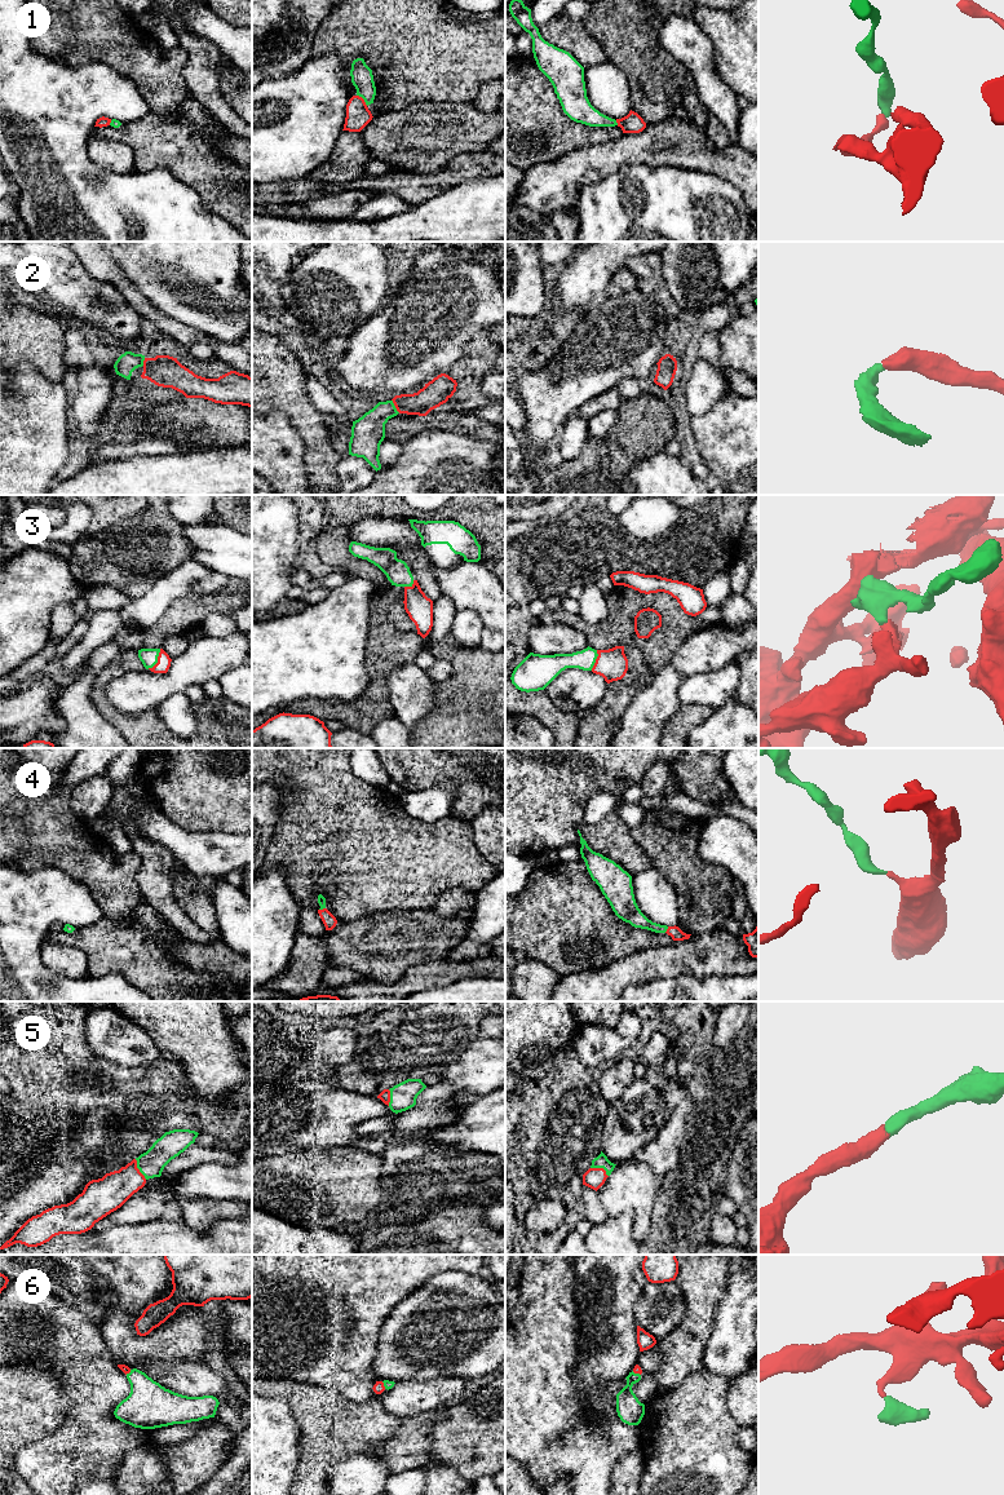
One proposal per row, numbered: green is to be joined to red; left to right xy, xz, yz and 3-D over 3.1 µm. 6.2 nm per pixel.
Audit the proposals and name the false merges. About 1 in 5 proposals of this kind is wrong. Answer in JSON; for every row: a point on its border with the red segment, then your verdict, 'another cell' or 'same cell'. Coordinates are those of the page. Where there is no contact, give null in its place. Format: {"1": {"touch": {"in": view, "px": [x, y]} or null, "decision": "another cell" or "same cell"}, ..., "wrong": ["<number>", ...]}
{"1": {"touch": {"in": "xz", "px": [363, 100]}, "decision": "another cell"}, "2": {"touch": {"in": "xz", "px": [394, 405]}, "decision": "same cell"}, "3": {"touch": {"in": "xy", "px": [158, 660]}, "decision": "same cell"}, "4": {"touch": {"in": "yz", "px": [667, 929]}, "decision": "same cell"}, "5": {"touch": {"in": "xy", "px": [138, 1170]}, "decision": "same cell"}, "6": {"touch": {"in": "yz", "px": [636, 1372]}, "decision": "same cell"}, "wrong": ["1"]}

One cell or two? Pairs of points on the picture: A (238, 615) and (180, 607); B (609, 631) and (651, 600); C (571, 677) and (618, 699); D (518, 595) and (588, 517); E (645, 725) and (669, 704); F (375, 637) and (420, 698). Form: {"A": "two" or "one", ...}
{"A": "two", "B": "one", "C": "two", "D": "one", "E": "one", "F": "two"}

